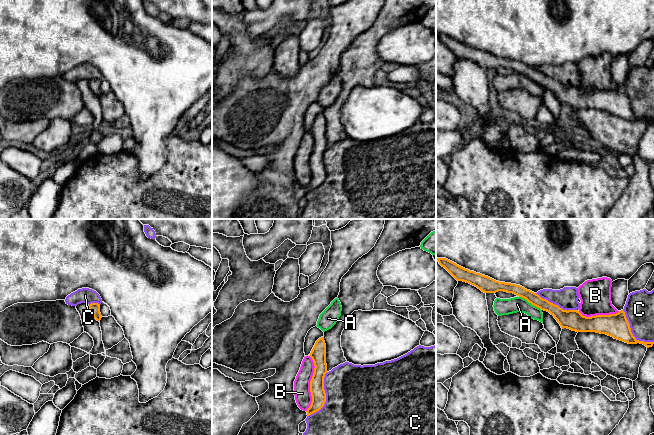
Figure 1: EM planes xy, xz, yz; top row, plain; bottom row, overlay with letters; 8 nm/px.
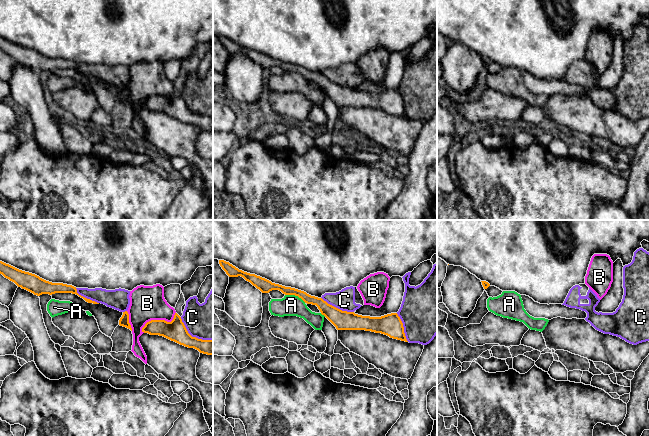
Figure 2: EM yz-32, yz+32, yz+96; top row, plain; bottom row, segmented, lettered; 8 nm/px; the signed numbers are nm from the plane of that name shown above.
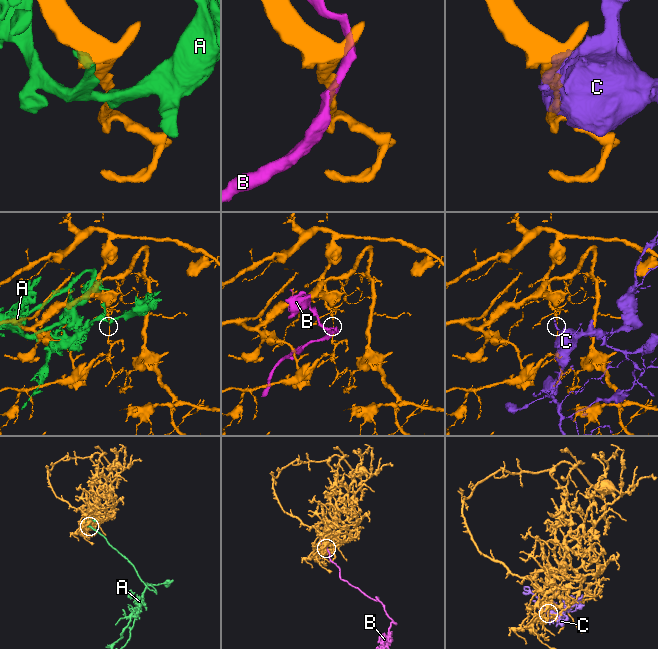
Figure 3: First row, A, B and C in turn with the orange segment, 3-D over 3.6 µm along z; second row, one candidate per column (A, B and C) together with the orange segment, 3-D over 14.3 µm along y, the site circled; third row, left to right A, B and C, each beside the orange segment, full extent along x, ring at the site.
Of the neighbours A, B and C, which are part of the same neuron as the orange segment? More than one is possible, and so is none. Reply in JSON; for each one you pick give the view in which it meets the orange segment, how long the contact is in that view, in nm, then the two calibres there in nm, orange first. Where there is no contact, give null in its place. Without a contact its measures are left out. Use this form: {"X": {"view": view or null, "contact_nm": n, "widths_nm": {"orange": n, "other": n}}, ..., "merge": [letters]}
{"merge": []}

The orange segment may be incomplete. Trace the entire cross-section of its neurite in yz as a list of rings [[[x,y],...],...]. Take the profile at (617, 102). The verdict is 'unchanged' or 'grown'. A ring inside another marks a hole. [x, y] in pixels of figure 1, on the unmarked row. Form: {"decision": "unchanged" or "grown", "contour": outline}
{"decision": "unchanged", "contour": [[[437,34],[437,36],[457,57],[469,59],[484,69],[504,67],[526,75],[532,81],[553,91],[562,105],[606,110],[628,120],[643,120],[647,124],[654,120],[654,118],[639,117],[633,112],[623,86],[616,90],[586,93],[577,86],[563,86],[558,81],[520,61],[496,57],[488,52],[465,45],[446,34]]]}

